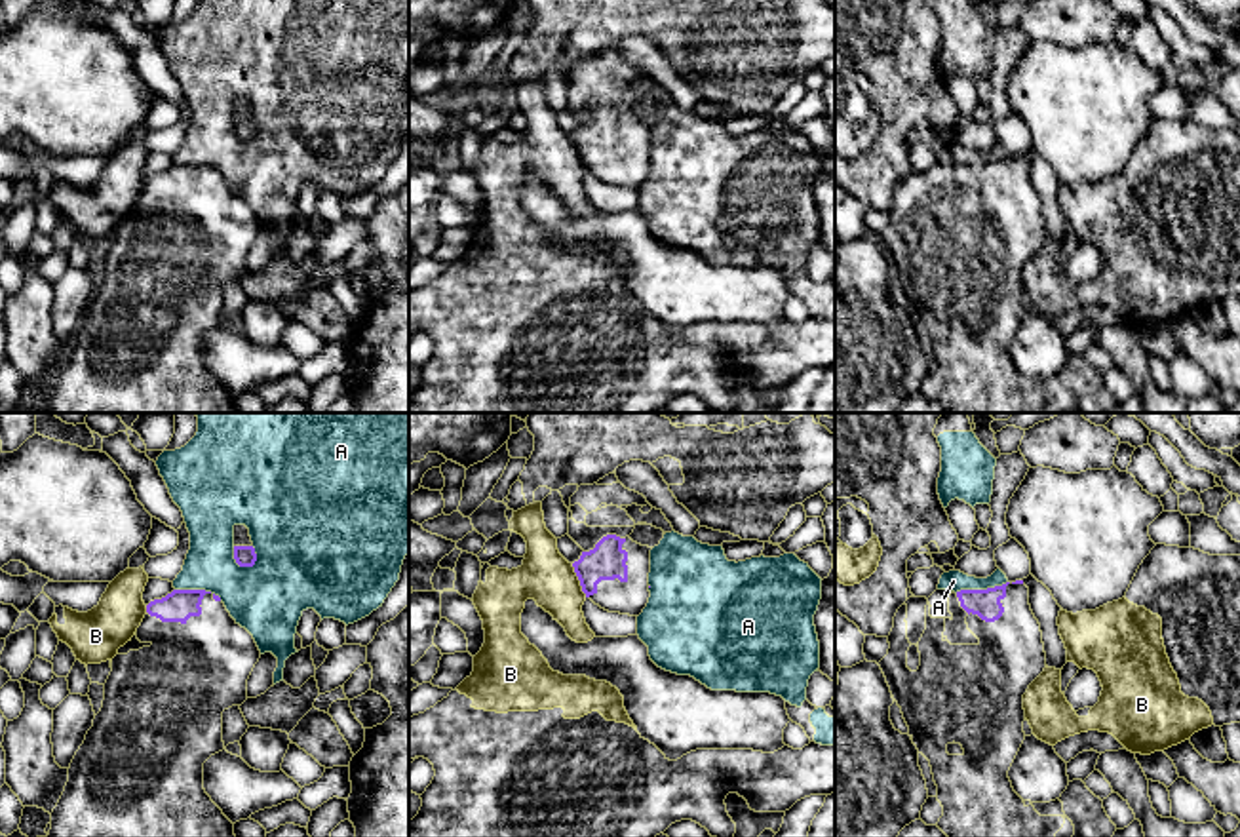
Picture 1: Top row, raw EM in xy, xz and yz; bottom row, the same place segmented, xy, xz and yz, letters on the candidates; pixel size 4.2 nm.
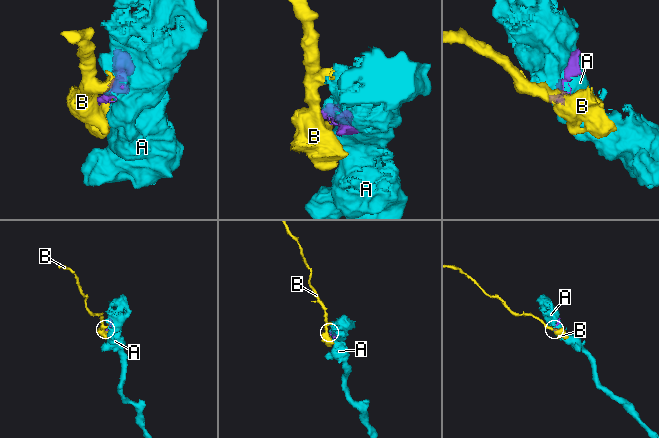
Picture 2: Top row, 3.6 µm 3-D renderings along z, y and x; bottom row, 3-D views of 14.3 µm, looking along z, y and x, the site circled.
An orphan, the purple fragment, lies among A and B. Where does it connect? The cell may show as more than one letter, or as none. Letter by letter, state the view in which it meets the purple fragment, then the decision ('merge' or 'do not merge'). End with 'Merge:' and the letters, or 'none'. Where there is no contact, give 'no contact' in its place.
A: meets purple in xy; do not merge
B: meets purple in xz; do not merge
Merge: none

